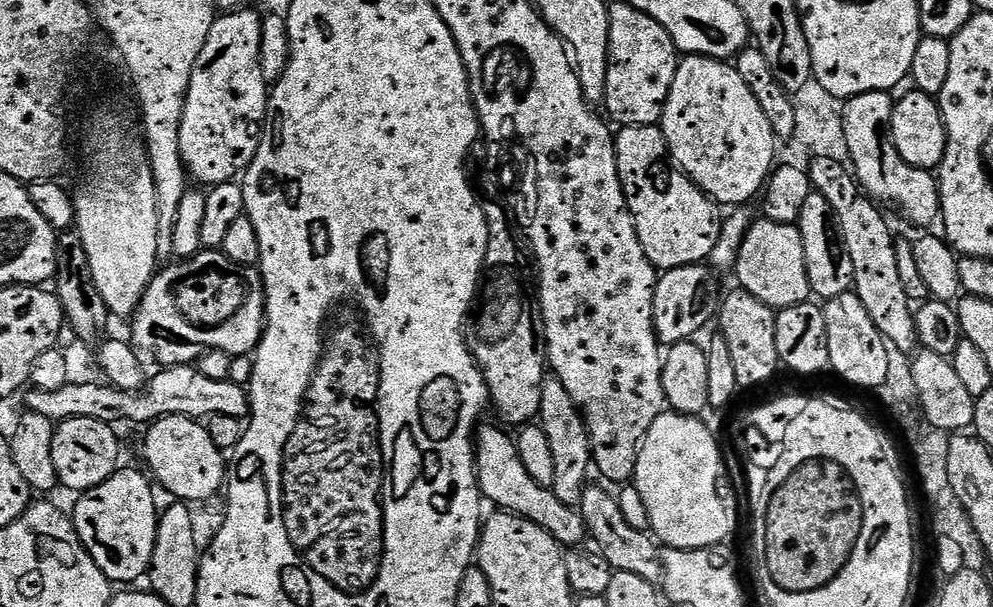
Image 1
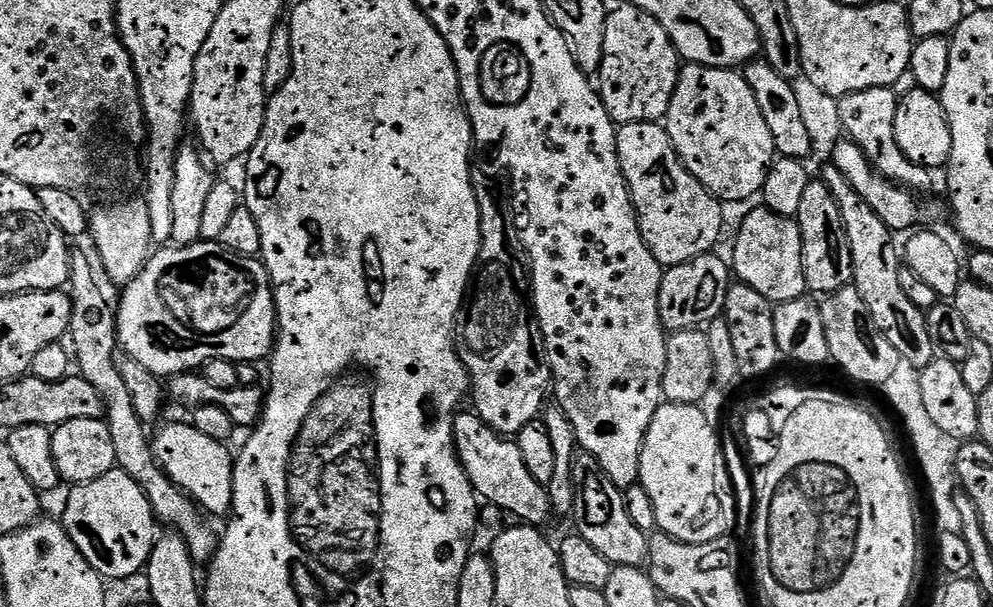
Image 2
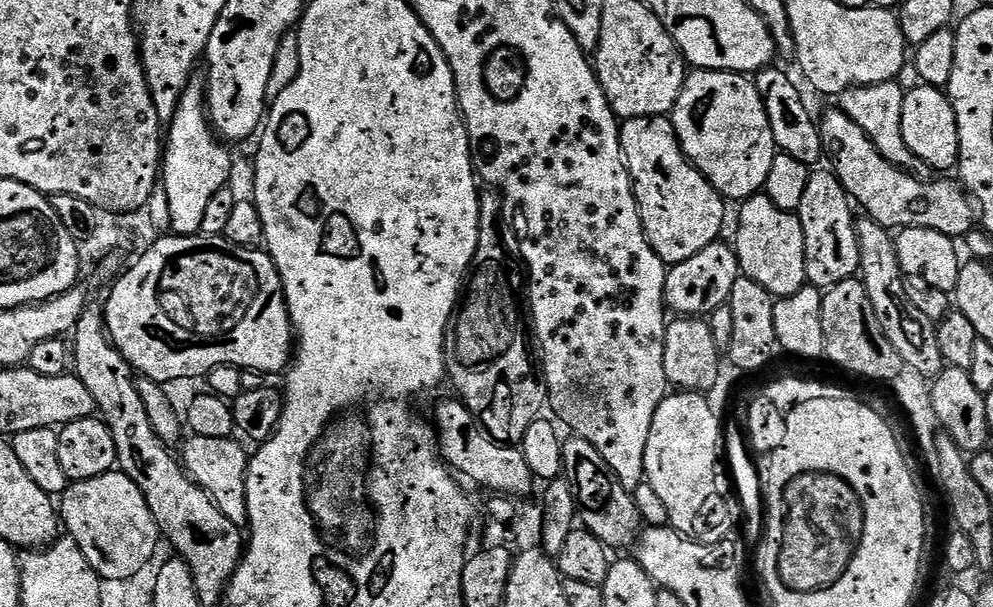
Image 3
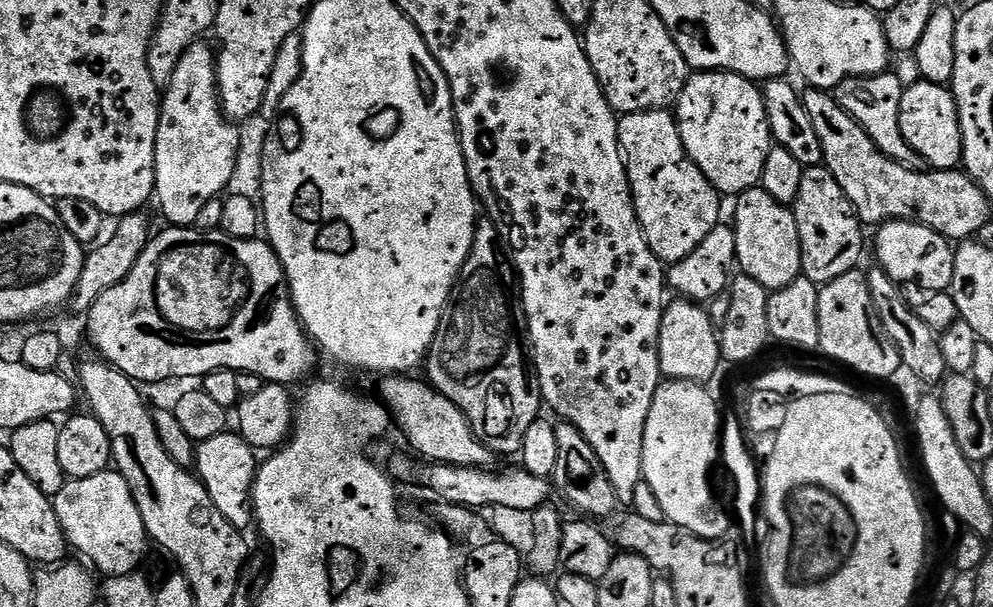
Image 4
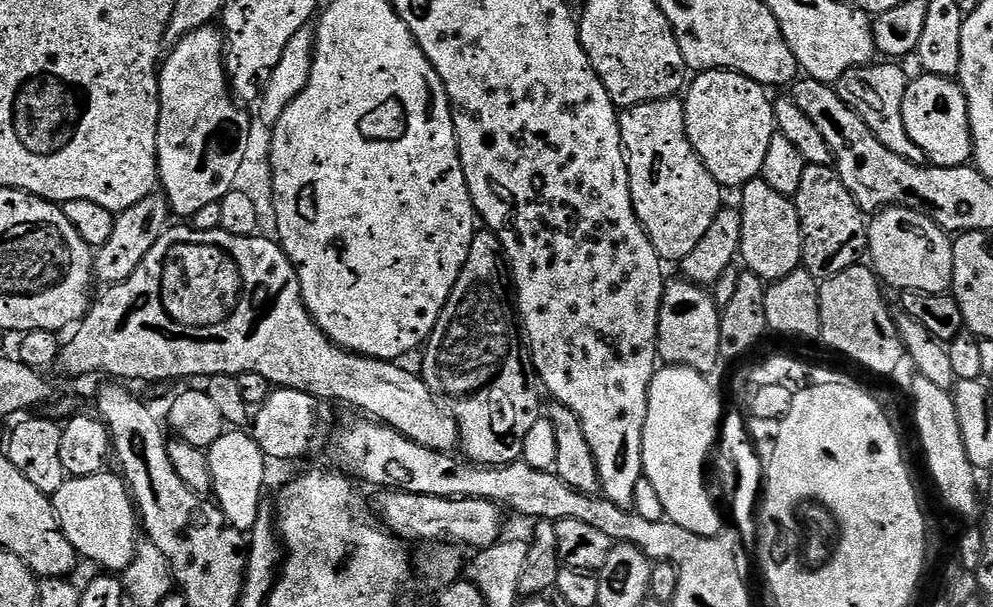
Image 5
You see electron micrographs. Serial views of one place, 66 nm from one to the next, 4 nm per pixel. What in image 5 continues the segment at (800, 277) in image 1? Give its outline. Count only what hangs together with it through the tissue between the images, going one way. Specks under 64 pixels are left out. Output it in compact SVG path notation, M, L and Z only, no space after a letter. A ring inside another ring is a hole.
M762 178L751 180L739 189L738 207L742 218L742 242L739 259L743 267L765 282L781 280L801 267L804 259L804 239L795 203L778 194Z

